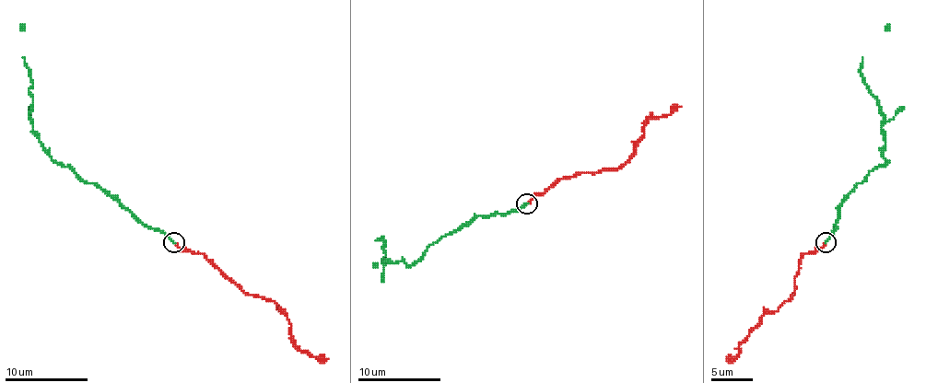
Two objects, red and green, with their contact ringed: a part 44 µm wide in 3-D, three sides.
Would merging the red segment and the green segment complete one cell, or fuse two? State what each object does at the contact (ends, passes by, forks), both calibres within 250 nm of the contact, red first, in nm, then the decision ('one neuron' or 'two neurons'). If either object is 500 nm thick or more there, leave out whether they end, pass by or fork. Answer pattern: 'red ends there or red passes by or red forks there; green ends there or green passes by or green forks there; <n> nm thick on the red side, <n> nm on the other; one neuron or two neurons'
red ends there; green ends there; 200 nm thick on the red side, 150 nm on the other; two neurons

